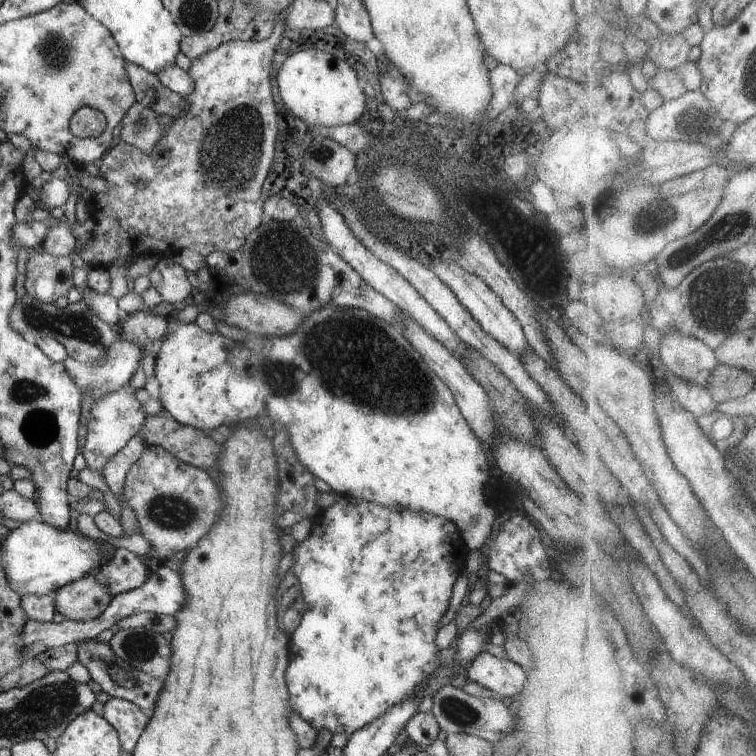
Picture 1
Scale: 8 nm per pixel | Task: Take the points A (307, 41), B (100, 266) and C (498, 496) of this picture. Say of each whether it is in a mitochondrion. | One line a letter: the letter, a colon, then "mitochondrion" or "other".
A: other
B: other
C: other

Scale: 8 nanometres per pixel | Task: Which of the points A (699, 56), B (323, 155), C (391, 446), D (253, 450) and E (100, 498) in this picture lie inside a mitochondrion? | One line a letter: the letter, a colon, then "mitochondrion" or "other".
A: other
B: mitochondrion
C: other
D: other
E: other

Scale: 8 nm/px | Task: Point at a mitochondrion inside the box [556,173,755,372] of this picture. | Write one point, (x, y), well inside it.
(723, 299)

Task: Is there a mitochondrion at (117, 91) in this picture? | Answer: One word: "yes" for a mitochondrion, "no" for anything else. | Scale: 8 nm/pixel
no

